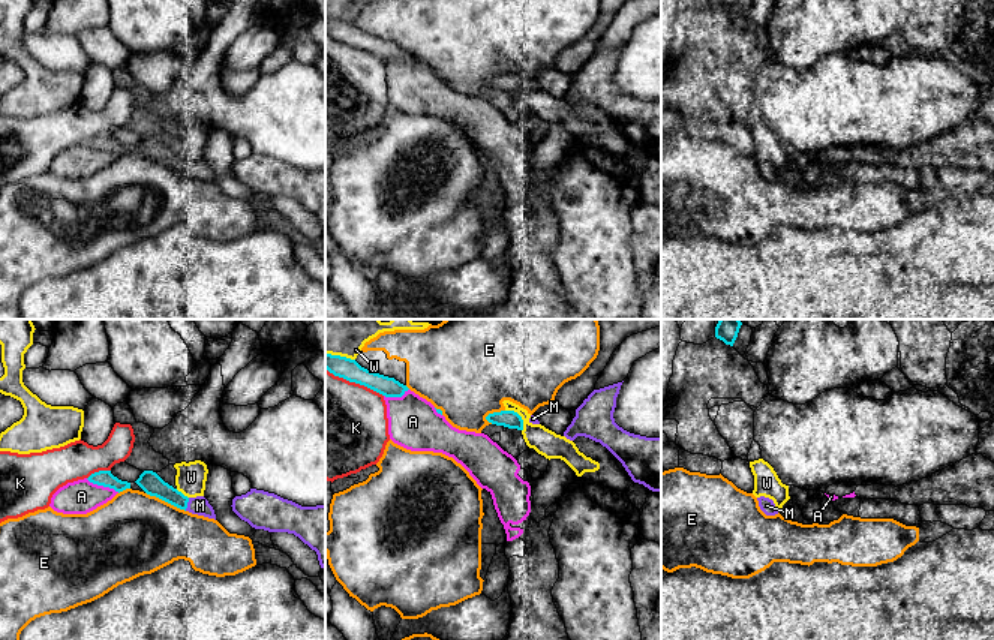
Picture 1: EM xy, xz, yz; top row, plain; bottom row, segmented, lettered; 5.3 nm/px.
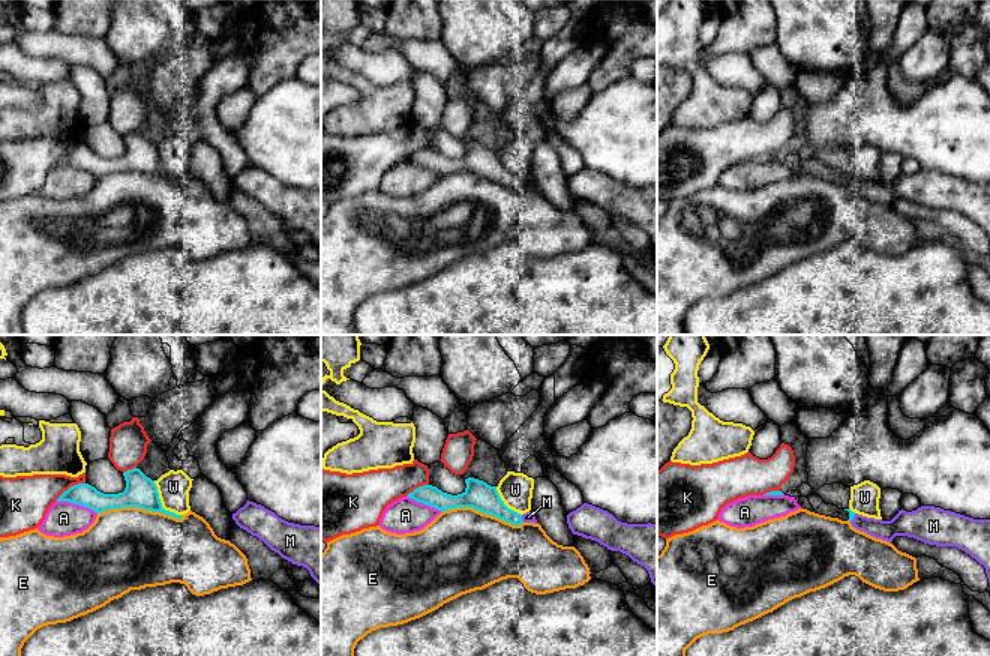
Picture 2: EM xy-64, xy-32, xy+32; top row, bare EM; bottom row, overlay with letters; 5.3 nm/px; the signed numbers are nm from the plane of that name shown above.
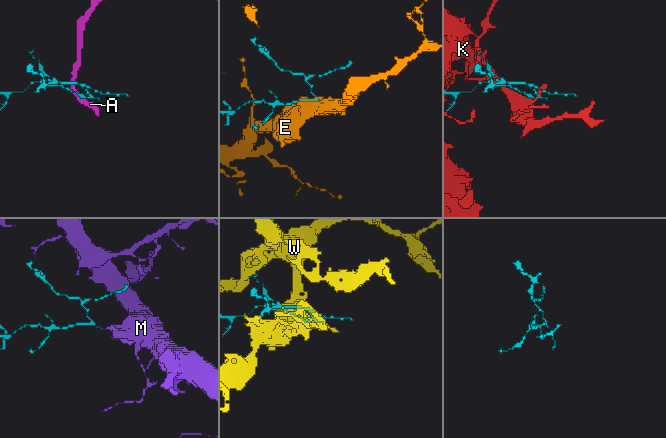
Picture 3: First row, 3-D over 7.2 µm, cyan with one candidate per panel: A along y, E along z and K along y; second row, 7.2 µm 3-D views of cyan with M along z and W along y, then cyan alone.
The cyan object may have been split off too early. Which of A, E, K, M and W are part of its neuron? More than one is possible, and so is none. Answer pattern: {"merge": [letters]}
{"merge": ["M"]}

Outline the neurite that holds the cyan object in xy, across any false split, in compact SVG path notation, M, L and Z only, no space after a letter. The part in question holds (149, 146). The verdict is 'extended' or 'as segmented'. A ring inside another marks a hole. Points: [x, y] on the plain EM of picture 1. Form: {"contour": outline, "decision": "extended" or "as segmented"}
{"contour": "M144 135L135 147L150 160L156 160L192 178L216 184L214 174L204 160L187 162L153 135Z", "decision": "extended"}

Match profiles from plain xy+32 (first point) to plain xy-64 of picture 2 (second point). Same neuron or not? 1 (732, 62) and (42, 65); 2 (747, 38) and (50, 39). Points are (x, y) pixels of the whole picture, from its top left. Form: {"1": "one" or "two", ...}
{"1": "one", "2": "two"}

